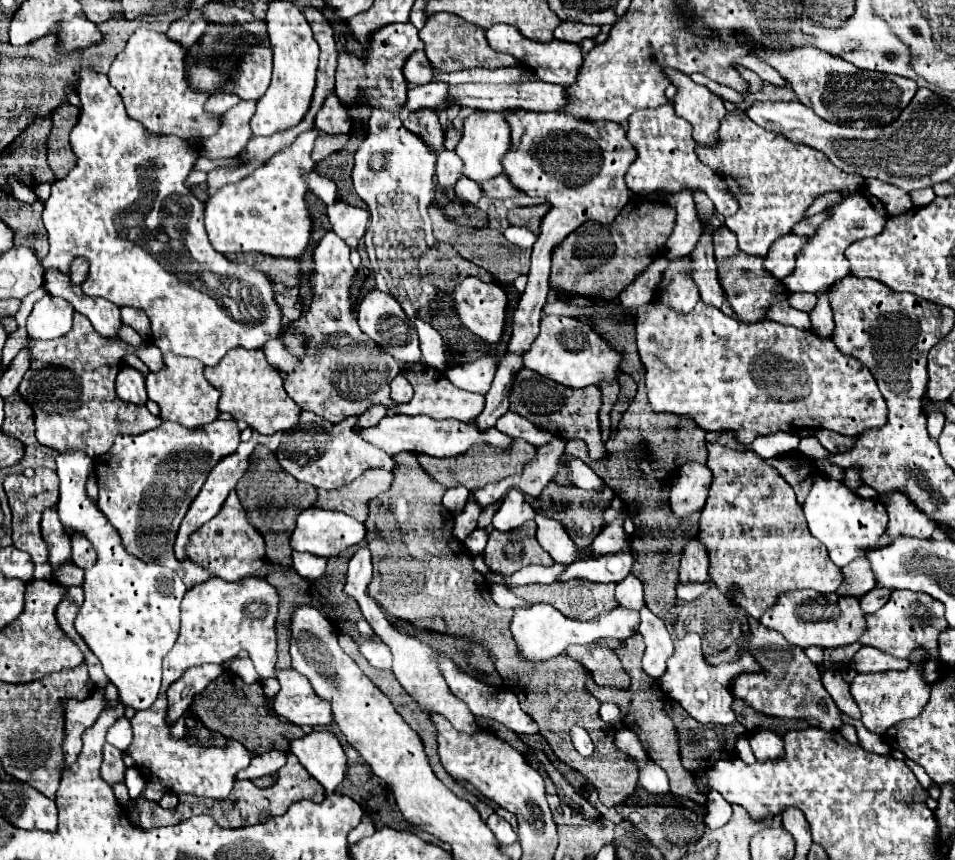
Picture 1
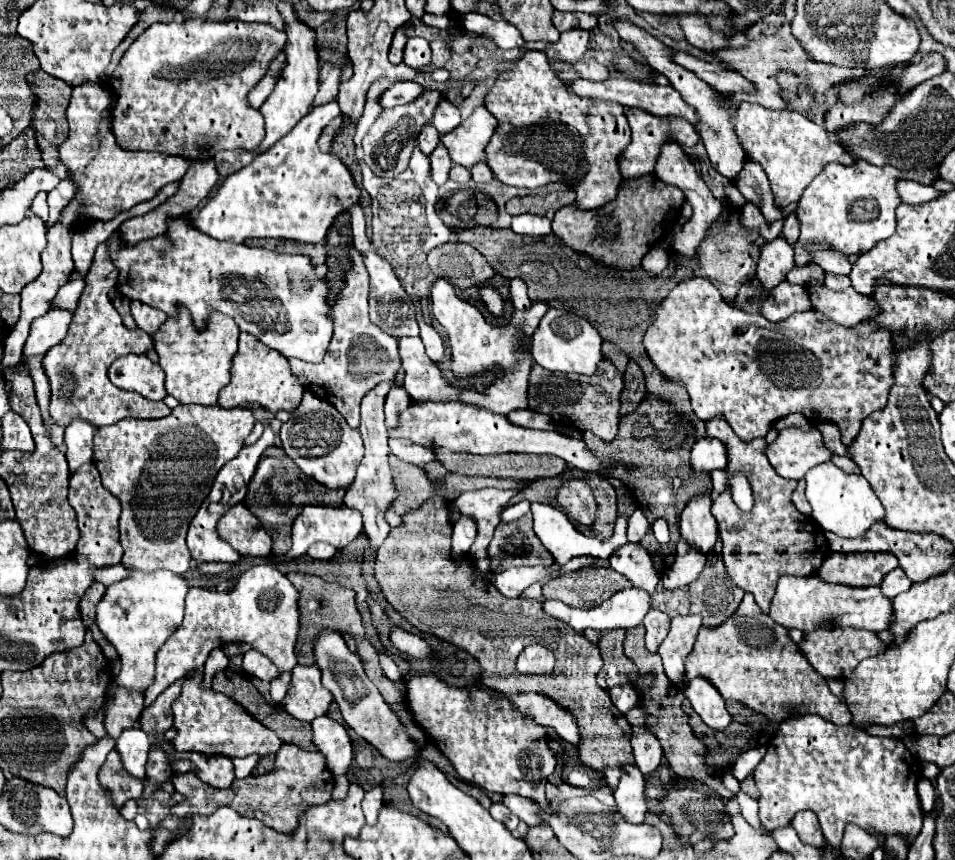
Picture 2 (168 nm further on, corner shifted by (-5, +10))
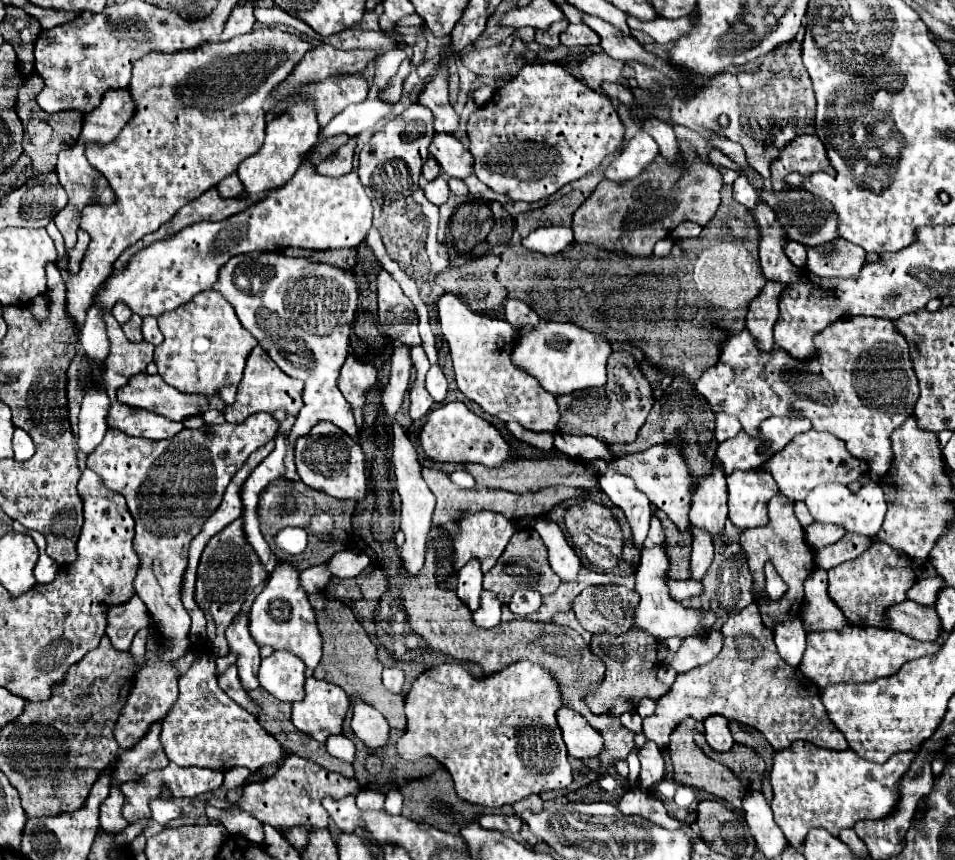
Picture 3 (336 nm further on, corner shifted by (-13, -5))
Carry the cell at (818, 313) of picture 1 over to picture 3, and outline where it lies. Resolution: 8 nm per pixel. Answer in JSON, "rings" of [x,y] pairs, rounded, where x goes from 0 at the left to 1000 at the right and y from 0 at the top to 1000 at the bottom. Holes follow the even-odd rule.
{"rings":[[[885,278],[845,290],[845,313],[858,322],[889,324],[899,320],[906,306],[906,292]]]}

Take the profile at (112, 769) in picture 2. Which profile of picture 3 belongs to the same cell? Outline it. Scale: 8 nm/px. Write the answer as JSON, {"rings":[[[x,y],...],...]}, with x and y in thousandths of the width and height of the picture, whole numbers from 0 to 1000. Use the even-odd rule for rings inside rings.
{"rings":[[[116,915],[116,924],[108,931],[106,936],[106,945],[104,945],[104,955],[106,955],[106,964],[114,966],[114,969],[127,969],[135,957],[129,952],[127,948],[127,938],[129,938],[129,924],[125,920],[125,915]]]}

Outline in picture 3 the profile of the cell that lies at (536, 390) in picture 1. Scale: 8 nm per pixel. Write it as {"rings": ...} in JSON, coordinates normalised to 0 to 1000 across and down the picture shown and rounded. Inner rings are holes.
{"rings":[[[642,408],[636,422],[636,434],[648,434],[648,457],[644,448],[636,445],[625,452],[608,452],[598,459],[583,462],[587,478],[587,492],[585,492],[587,503],[621,506],[636,515],[661,515],[667,508],[667,501],[673,497],[684,473],[684,450],[671,436],[669,422],[663,417],[659,408]],[[680,459],[682,459],[682,473],[680,473]]]}

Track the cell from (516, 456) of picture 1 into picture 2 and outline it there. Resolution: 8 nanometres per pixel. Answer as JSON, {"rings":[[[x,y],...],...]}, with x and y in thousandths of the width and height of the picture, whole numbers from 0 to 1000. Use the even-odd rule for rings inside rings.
{"rings":[[[455,528],[458,535],[476,551],[491,553],[512,553],[512,556],[537,556],[558,560],[571,553],[585,553],[592,544],[592,537],[583,530],[560,530],[560,528],[518,528],[518,530],[497,530],[497,528]]]}

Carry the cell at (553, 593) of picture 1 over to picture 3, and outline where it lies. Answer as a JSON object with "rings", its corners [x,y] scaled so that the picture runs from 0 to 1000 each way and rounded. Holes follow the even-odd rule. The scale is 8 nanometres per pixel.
{"rings":[[[636,680],[610,685],[600,701],[600,710],[604,722],[617,736],[652,738],[663,729],[667,703],[667,687],[659,687],[648,680]]]}

